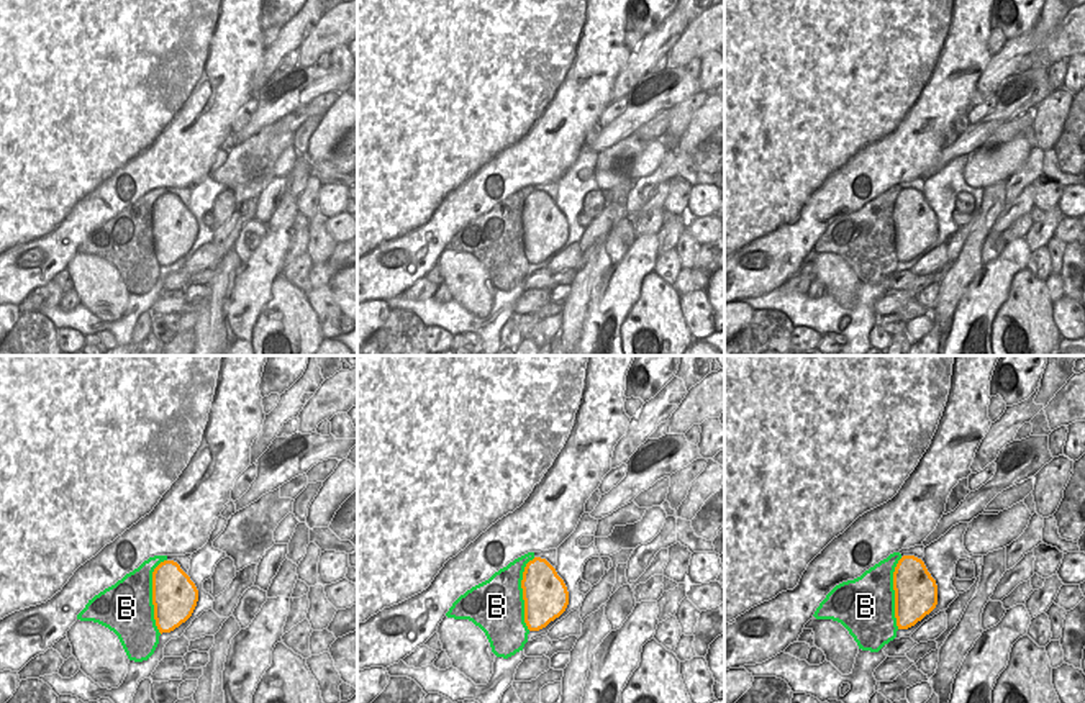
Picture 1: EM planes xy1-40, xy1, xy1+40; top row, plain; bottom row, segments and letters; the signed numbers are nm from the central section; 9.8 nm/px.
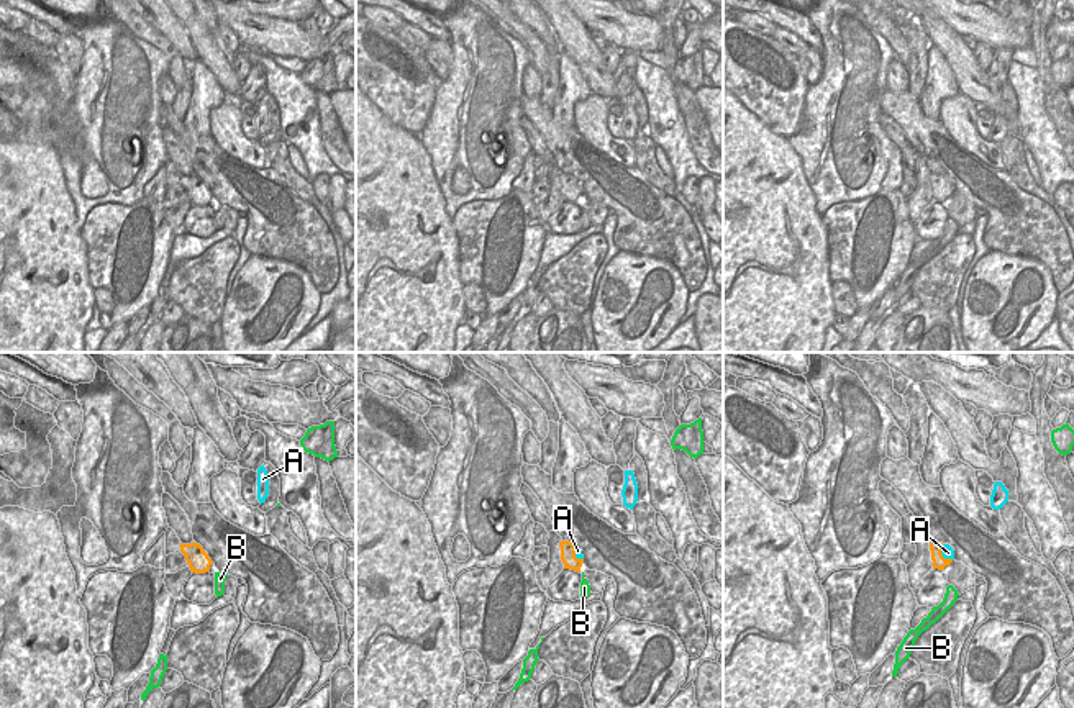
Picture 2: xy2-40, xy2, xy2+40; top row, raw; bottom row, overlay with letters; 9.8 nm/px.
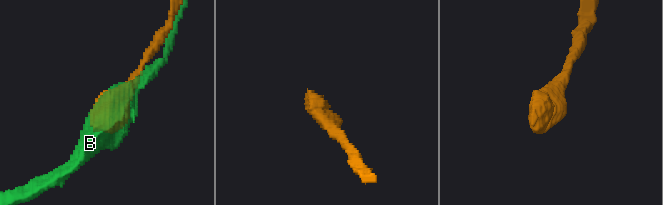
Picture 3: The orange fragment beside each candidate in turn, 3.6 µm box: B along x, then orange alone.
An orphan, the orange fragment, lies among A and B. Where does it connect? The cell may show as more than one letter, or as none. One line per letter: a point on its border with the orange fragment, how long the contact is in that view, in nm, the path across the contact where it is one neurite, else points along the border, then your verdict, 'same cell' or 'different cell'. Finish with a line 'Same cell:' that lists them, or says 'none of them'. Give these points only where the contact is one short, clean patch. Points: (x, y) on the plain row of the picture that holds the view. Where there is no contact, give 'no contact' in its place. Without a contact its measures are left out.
A: contact xy2+40 (942, 189); length 200 nm; way xy2+40 (940, 195), (942, 189), (948, 186); same cell
B: contact xy1-40 (153, 228); length 750 nm; different cell
Same cell: A

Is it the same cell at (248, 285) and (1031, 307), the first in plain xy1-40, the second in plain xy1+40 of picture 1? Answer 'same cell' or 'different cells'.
different cells

